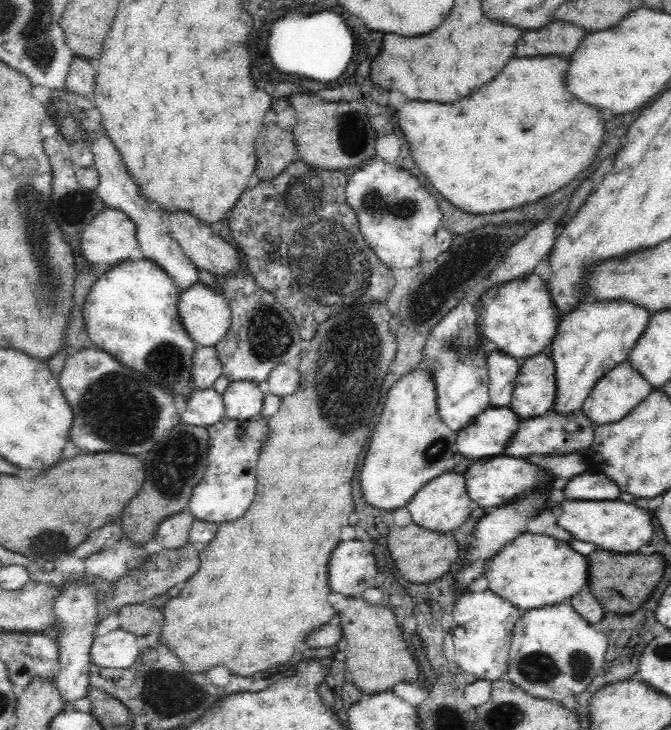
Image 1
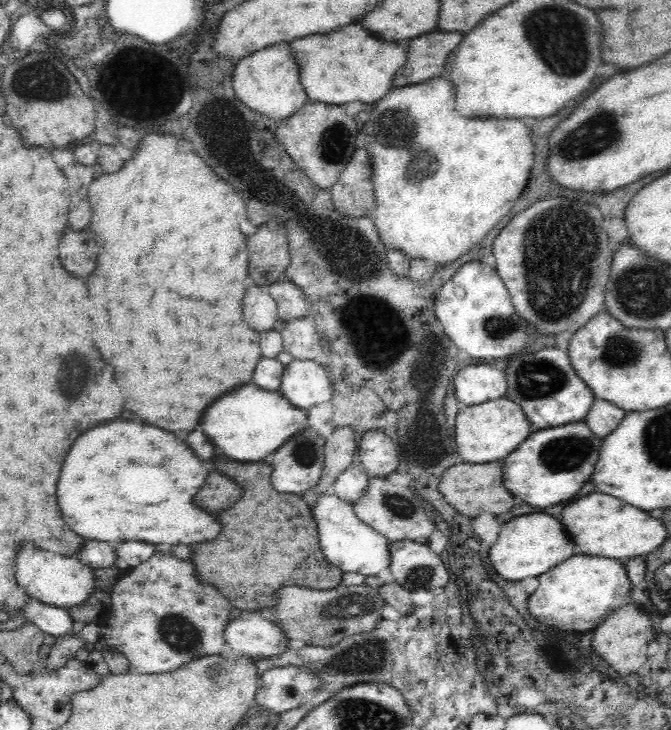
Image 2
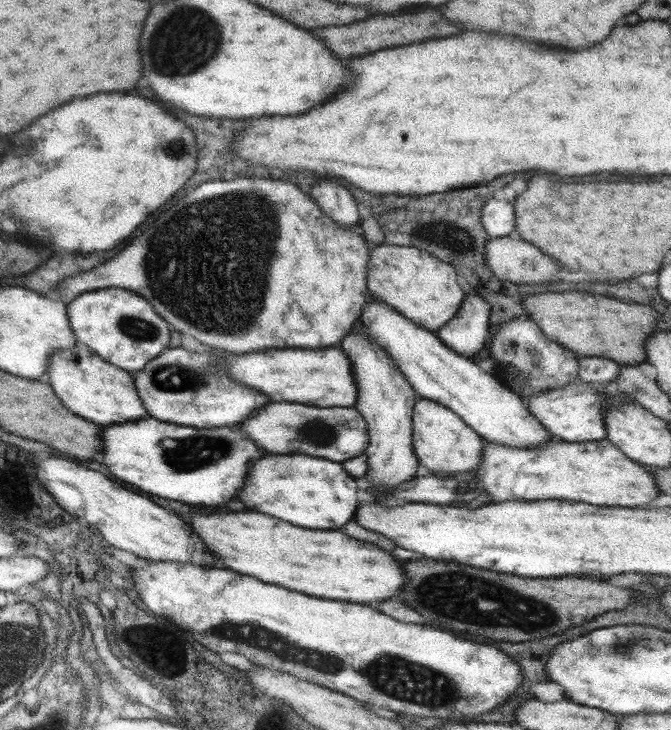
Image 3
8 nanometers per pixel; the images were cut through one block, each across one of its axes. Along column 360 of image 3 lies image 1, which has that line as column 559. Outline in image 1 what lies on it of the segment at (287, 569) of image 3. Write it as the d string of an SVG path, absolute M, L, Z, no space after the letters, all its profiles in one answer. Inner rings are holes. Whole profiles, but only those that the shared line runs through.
M524 533L490 560L484 577L487 588L520 610L560 604L574 596L588 580L588 562L566 542L540 533Z

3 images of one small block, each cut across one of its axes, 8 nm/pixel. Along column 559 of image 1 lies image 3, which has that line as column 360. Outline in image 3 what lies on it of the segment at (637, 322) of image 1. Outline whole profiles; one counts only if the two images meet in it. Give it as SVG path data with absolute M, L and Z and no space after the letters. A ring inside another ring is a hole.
M360 320L352 325L352 330L345 334L345 337L337 345L351 361L351 373L356 383L356 396L353 408L361 415L368 432L368 445L364 452L367 457L367 469L365 480L367 486L375 488L395 488L397 484L403 484L405 480L411 480L422 472L419 462L413 452L413 441L411 441L412 420L411 412L413 404L419 399L411 386L404 380L403 374L395 368L395 364L377 346L376 342L371 341L360 326Z

